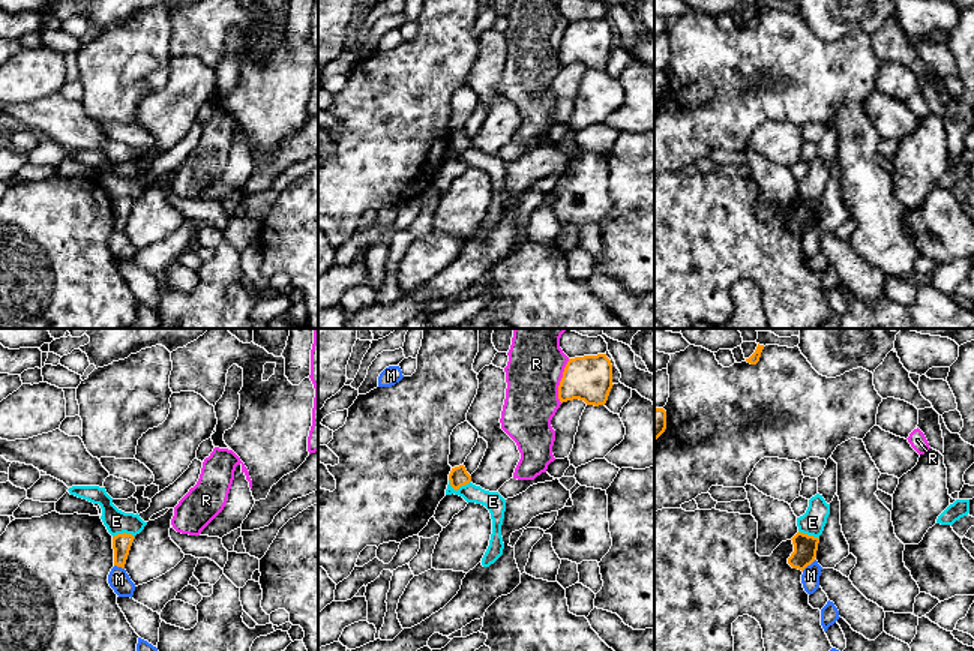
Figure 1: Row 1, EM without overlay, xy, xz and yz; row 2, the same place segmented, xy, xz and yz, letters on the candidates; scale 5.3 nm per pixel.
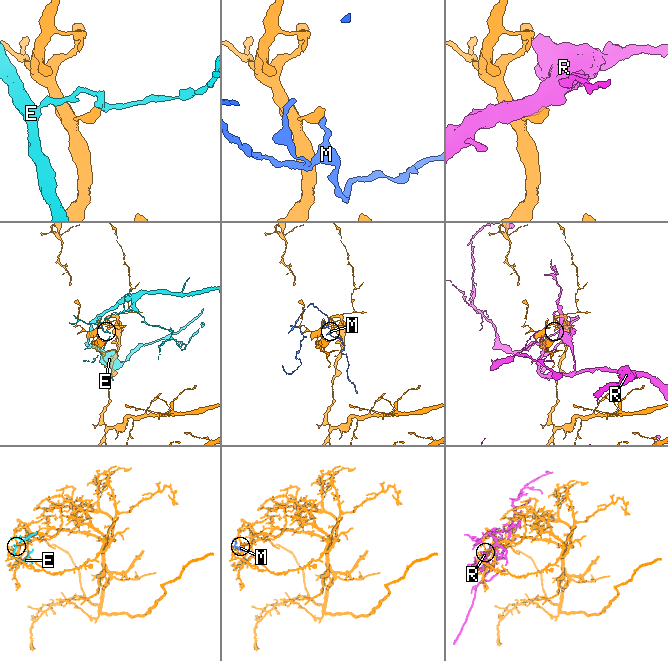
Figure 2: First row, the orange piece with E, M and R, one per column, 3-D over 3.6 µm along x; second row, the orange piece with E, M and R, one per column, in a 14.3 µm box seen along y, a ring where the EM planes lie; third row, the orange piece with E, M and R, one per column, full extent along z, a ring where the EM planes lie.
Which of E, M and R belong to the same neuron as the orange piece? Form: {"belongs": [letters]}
{"belongs": []}

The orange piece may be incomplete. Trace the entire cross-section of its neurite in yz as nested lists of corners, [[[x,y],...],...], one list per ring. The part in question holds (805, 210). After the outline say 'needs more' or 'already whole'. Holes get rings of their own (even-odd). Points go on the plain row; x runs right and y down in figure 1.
[[[798,195],[791,204],[794,216],[788,222],[788,228],[803,236],[815,225],[819,202]]] | already whole

